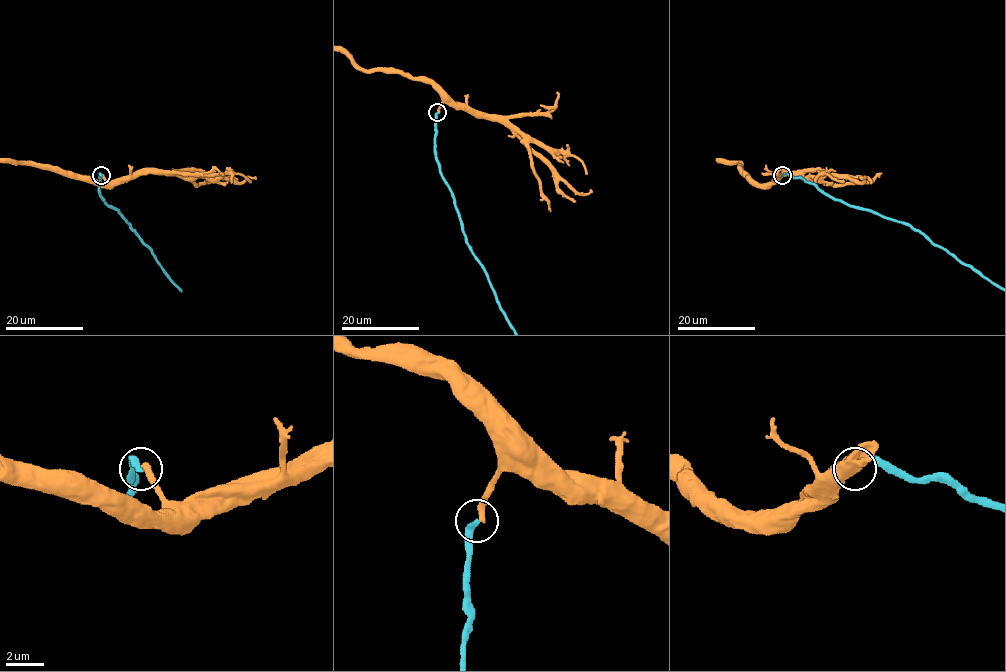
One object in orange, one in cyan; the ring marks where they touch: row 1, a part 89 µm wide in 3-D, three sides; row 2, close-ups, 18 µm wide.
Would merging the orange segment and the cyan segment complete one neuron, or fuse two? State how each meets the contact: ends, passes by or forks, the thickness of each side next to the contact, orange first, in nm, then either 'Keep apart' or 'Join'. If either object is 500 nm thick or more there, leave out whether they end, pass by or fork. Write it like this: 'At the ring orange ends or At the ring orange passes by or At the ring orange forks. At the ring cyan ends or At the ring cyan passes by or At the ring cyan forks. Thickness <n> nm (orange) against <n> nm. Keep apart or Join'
At the ring orange ends. At the ring cyan ends. Thickness 240 nm (orange) against 280 nm. Keep apart

